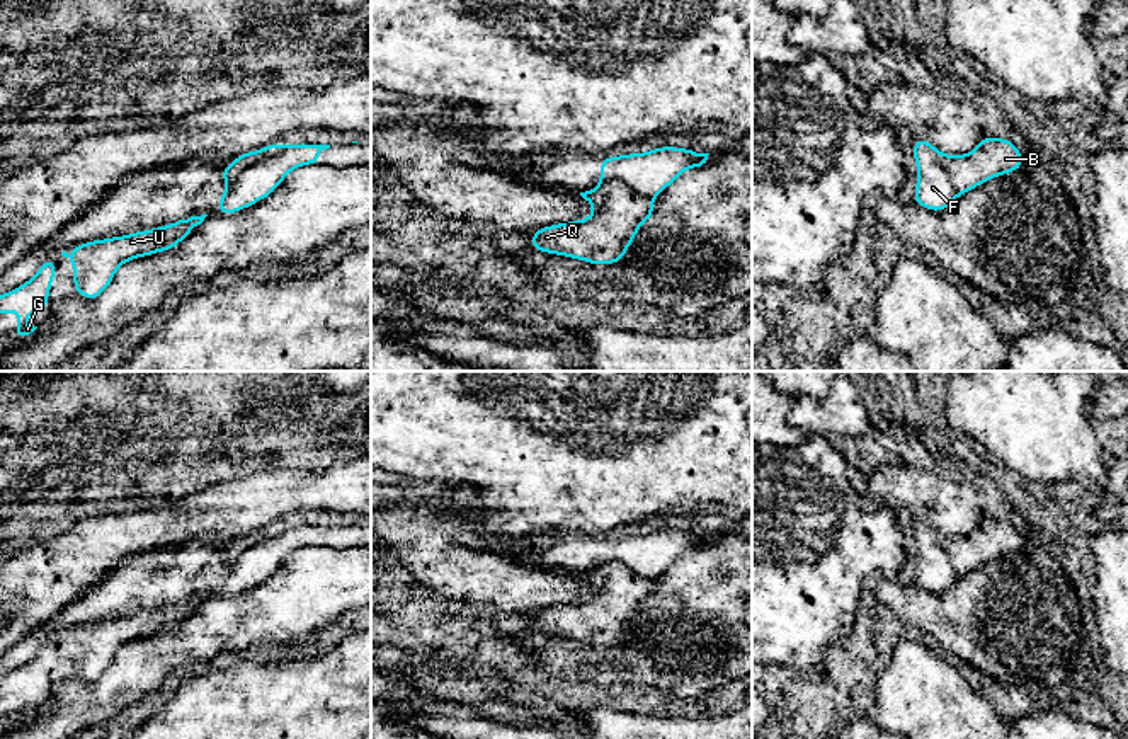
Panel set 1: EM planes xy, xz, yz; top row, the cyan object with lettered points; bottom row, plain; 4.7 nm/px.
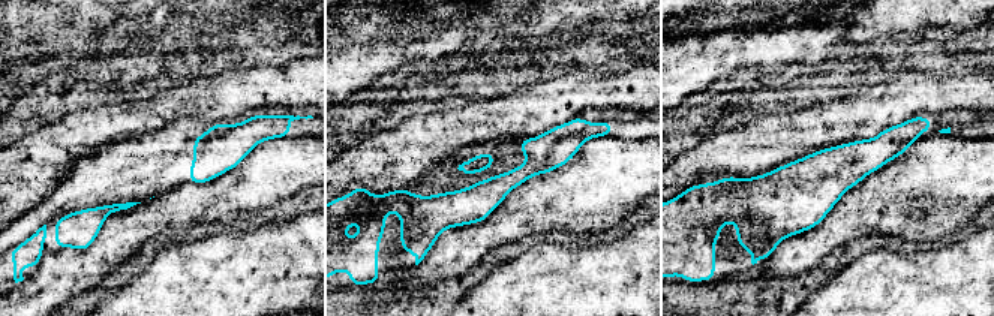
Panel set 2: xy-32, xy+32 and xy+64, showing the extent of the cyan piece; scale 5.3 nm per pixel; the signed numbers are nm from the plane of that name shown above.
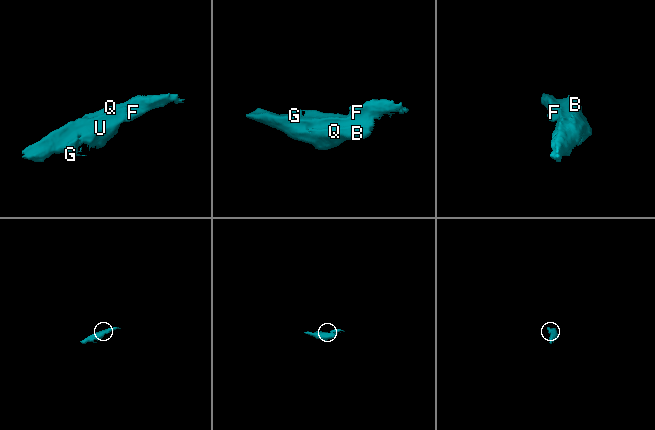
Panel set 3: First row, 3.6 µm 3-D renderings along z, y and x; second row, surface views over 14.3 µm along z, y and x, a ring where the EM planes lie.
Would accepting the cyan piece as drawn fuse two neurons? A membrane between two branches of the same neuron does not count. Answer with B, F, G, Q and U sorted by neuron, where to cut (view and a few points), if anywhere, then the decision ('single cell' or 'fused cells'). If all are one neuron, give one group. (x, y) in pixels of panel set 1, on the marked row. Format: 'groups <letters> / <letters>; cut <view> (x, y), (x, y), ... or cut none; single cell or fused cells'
groups B G Q U / F; cut xy (284, 148), (259, 157), (227, 183); fused cells

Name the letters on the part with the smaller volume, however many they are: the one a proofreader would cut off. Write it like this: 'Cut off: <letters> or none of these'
Cut off: F

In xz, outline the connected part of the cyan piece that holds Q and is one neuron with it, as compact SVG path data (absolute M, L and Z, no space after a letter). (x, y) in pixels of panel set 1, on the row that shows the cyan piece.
M604 180L580 196L595 211L585 220L531 232L531 250L611 266L624 259L640 225L655 218L653 198L633 191L621 180Z

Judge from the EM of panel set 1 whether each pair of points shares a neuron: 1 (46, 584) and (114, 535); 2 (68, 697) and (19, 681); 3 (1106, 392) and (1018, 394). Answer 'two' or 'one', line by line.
1: one
2: two
3: two

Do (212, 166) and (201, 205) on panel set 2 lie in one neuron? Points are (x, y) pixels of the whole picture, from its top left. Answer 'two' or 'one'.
two

